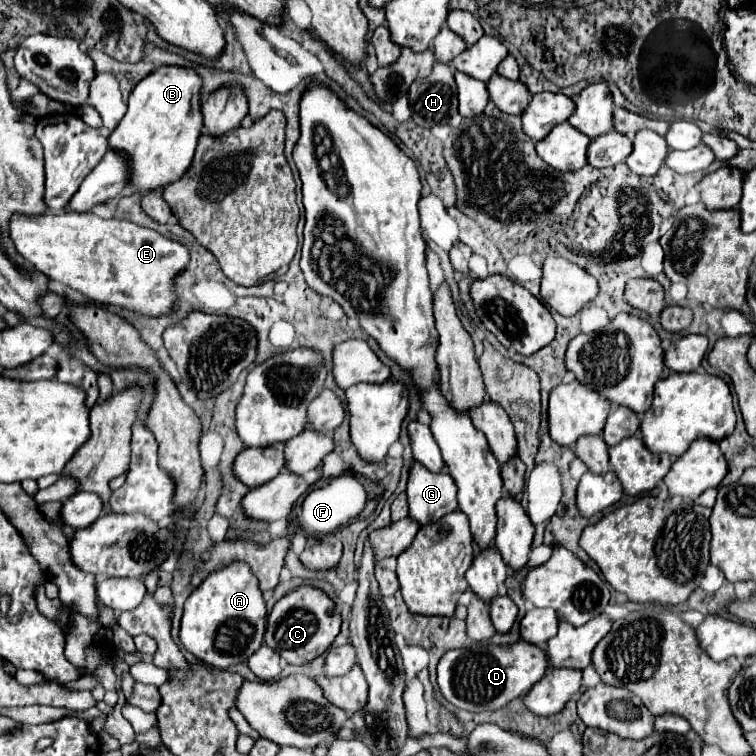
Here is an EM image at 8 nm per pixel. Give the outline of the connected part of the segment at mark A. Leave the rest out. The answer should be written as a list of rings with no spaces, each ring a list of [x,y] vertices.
[[[232,563],[224,571],[216,571],[204,579],[200,587],[184,603],[184,615],[180,625],[180,641],[186,651],[190,651],[200,661],[228,669],[236,663],[246,663],[248,657],[260,647],[264,637],[266,605],[262,591],[258,589],[256,577],[242,567],[242,563]]]

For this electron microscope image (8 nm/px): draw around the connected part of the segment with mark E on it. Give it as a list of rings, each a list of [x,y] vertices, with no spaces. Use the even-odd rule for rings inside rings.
[[[46,211],[40,215],[14,213],[10,217],[8,233],[18,255],[24,257],[32,267],[36,267],[48,279],[60,281],[80,291],[86,299],[108,303],[112,307],[138,311],[144,315],[164,315],[172,311],[176,299],[174,275],[180,273],[188,263],[188,249],[178,241],[166,239],[152,229],[140,227],[124,219],[102,219],[90,211],[88,213]]]

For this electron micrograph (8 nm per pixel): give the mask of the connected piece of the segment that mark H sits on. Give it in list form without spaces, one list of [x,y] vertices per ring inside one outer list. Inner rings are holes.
[[[434,63],[434,69],[426,79],[412,83],[408,97],[412,121],[420,127],[432,129],[436,125],[448,125],[450,119],[458,115],[454,73],[444,63]]]

